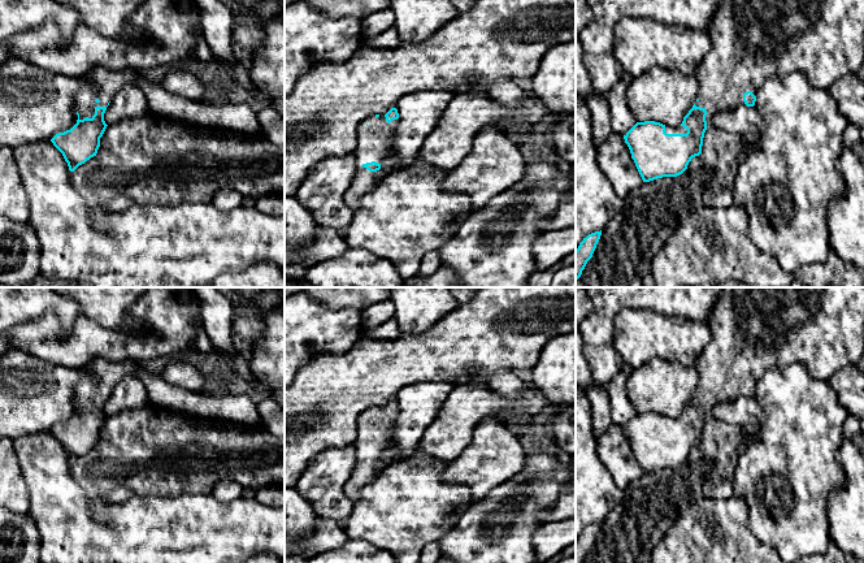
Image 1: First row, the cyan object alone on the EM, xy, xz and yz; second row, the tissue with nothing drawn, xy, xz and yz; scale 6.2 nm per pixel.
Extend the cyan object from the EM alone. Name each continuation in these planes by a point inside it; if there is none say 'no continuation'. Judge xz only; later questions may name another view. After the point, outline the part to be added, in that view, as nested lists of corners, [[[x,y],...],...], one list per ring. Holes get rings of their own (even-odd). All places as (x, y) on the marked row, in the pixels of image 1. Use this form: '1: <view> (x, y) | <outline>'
1: xz (373, 143) | [[[385,114],[370,116],[356,130],[356,147],[352,151],[356,164],[353,179],[344,194],[344,202],[353,212],[360,209],[360,200],[377,186],[377,172],[369,172],[362,165],[375,161],[382,164],[391,156],[398,120],[390,124]]]

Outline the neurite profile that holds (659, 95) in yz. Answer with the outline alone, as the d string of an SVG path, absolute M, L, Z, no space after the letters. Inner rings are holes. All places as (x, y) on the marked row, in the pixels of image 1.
M654 68L633 78L626 94L628 107L637 122L677 126L695 104L698 88L694 75Z

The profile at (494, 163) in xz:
M486 125L474 135L469 153L456 168L446 172L442 186L450 192L466 194L473 211L478 211L520 181L525 176L525 165L526 161L516 143L511 142L499 126Z

